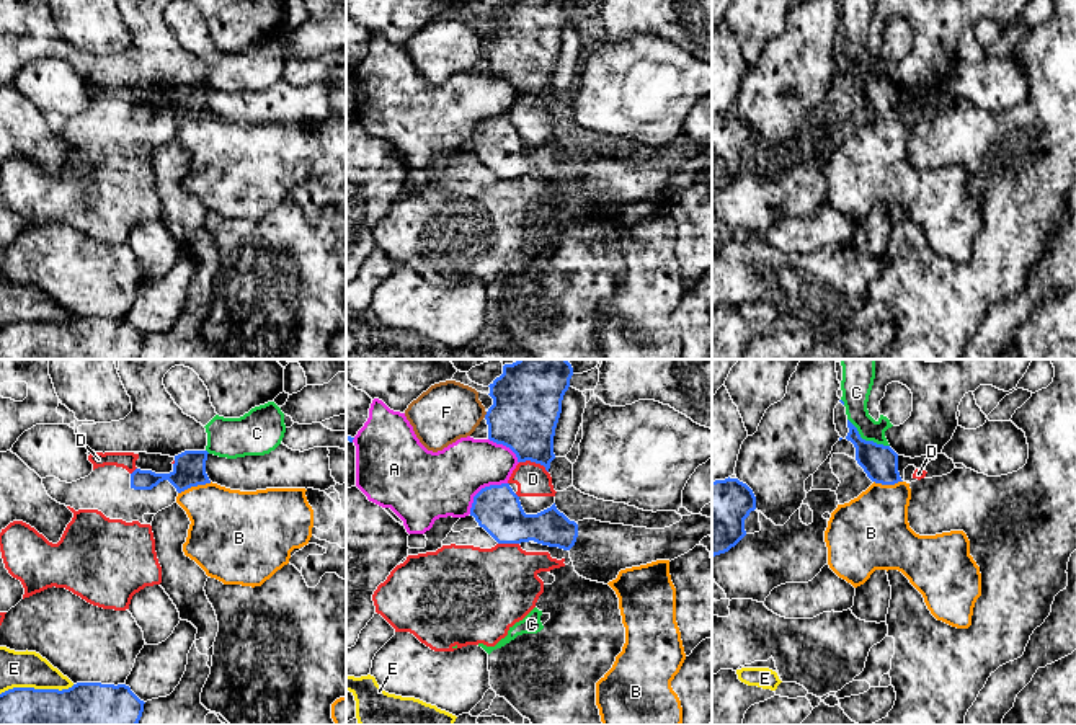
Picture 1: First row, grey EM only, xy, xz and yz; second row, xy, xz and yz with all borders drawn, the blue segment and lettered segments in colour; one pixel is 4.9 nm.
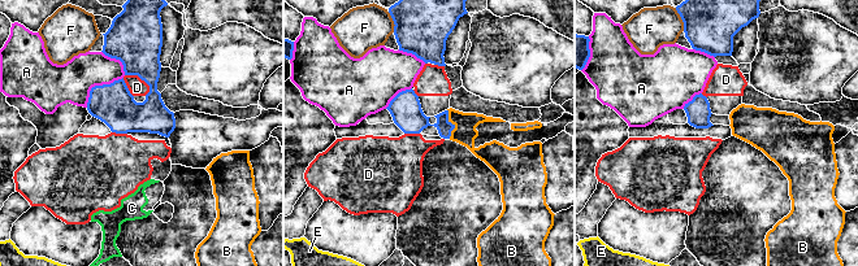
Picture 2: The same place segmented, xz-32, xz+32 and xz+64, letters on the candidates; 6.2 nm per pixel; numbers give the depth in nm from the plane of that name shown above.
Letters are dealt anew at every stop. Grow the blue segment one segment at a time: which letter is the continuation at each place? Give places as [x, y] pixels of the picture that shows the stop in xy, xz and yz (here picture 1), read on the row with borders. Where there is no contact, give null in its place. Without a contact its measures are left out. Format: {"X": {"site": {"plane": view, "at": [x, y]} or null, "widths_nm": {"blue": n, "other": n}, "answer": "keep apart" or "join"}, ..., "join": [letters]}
{"A": {"site": {"plane": "xz", "at": [482, 489]}, "widths_nm": {"blue": 240, "other": 320}, "answer": "keep apart"}, "B": {"site": {"plane": "xy", "at": [195, 485]}, "widths_nm": {"blue": 160, "other": 360}, "answer": "keep apart"}, "C": {"site": {"plane": "yz", "at": [864, 440]}, "widths_nm": {"blue": 180, "other": 140}, "answer": "keep apart"}, "D": {"site": {"plane": "xz", "at": [534, 461]}, "widths_nm": {"blue": 340, "other": 160}, "answer": "keep apart"}, "E": {"site": {"plane": "xy", "at": [36, 689]}, "widths_nm": {"blue": 360, "other": 180}, "answer": "keep apart"}, "F": {"site": {"plane": "xz", "at": [485, 415]}, "widths_nm": {"blue": 340, "other": 300}, "answer": "keep apart"}, "join": []}

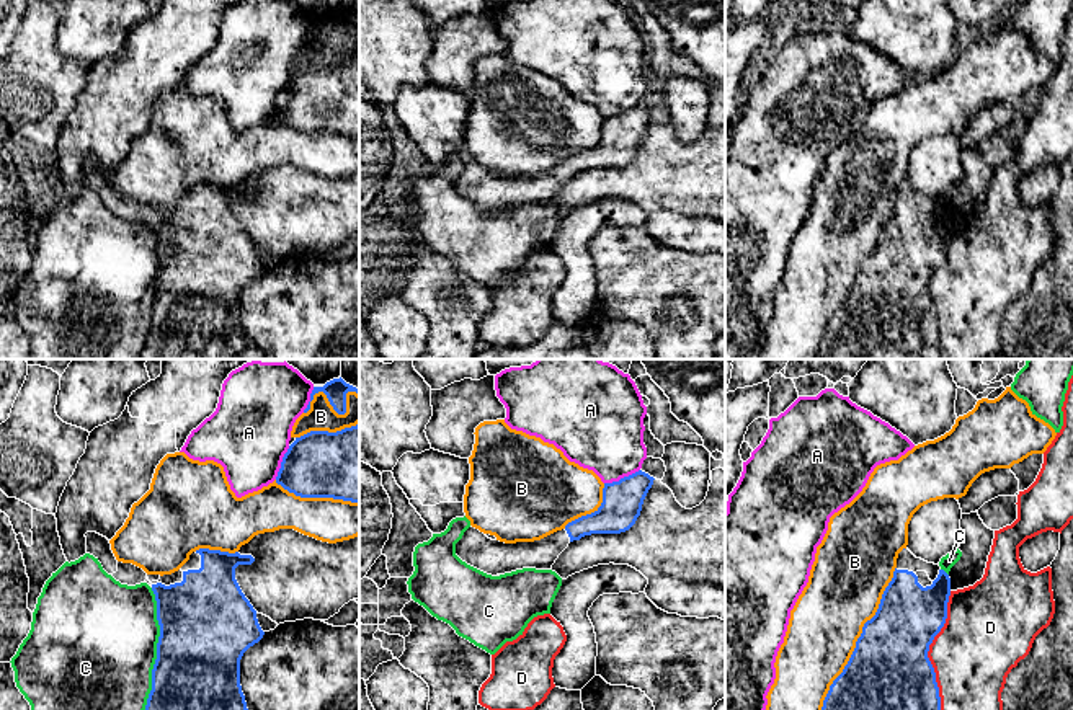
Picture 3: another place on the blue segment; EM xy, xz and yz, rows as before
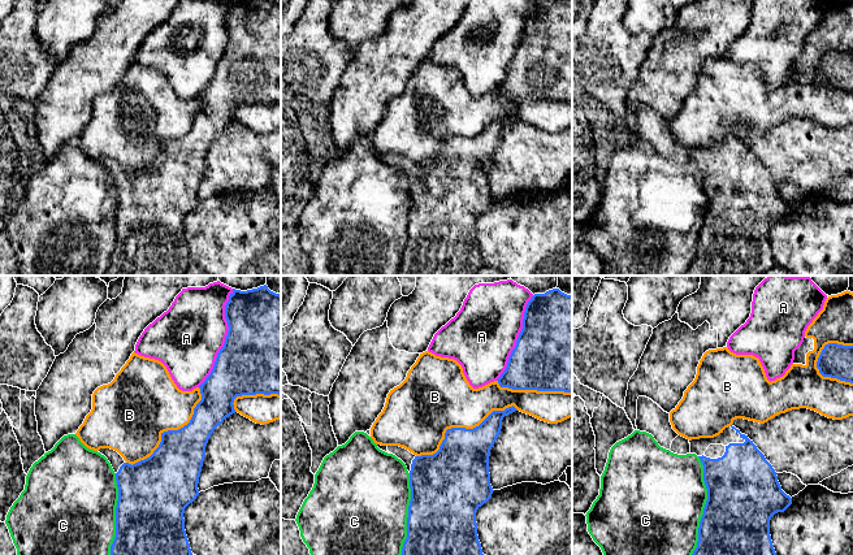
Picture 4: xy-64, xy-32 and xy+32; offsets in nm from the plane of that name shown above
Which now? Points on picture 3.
{"A": {"site": {"plane": "xz", "at": [621, 479]}, "widths_nm": {"blue": 200, "other": 400}, "answer": "keep apart"}, "B": {"site": {"plane": "yz", "at": [858, 638]}, "widths_nm": {"blue": 400, "other": 360}, "answer": "keep apart"}, "C": {"site": {"plane": "xy", "at": [157, 648]}, "widths_nm": {"blue": 440, "other": 500}, "answer": "keep apart"}, "D": {"site": {"plane": "yz", "at": [928, 650]}, "widths_nm": {"blue": 400, "other": 400}, "answer": "keep apart"}, "join": []}

